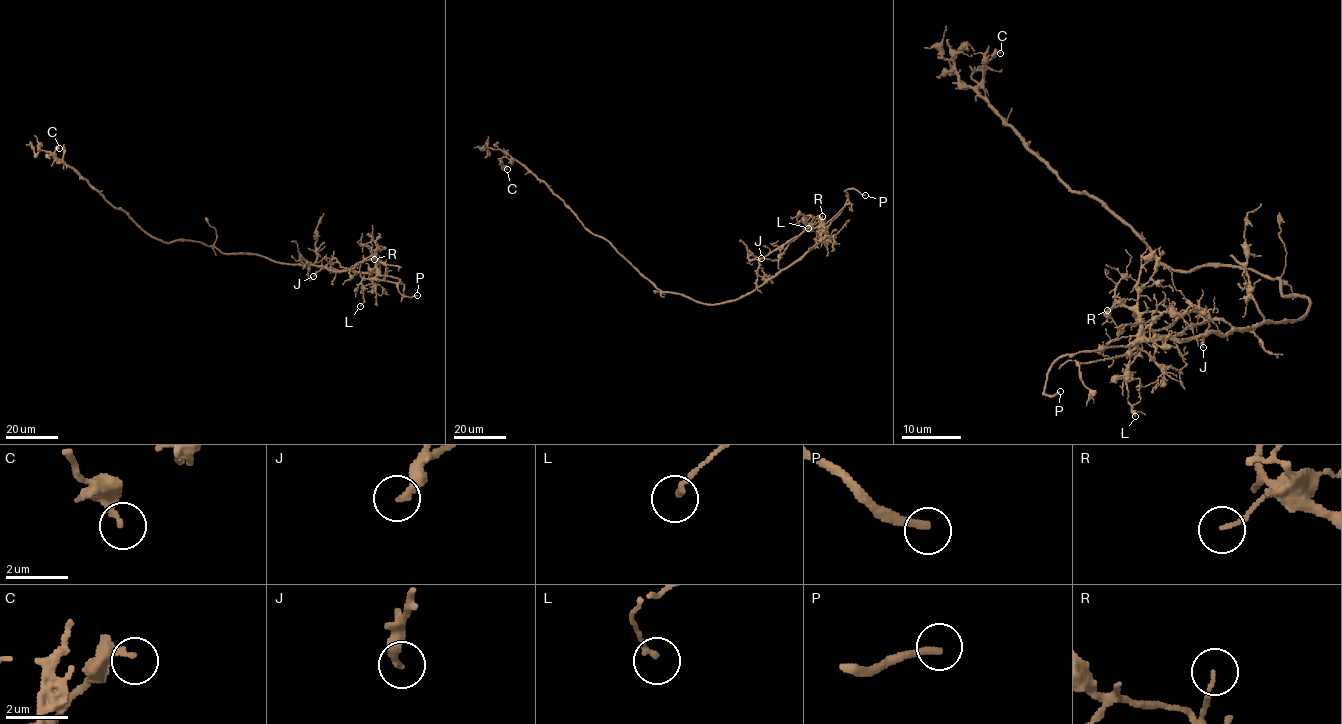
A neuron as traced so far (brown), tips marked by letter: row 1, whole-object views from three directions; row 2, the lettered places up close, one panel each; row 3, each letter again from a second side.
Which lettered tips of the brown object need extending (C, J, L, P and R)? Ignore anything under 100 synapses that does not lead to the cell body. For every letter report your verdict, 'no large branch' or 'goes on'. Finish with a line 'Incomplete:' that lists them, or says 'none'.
C: no large branch
J: no large branch
L: no large branch
P: goes on
R: no large branch
Incomplete: P

